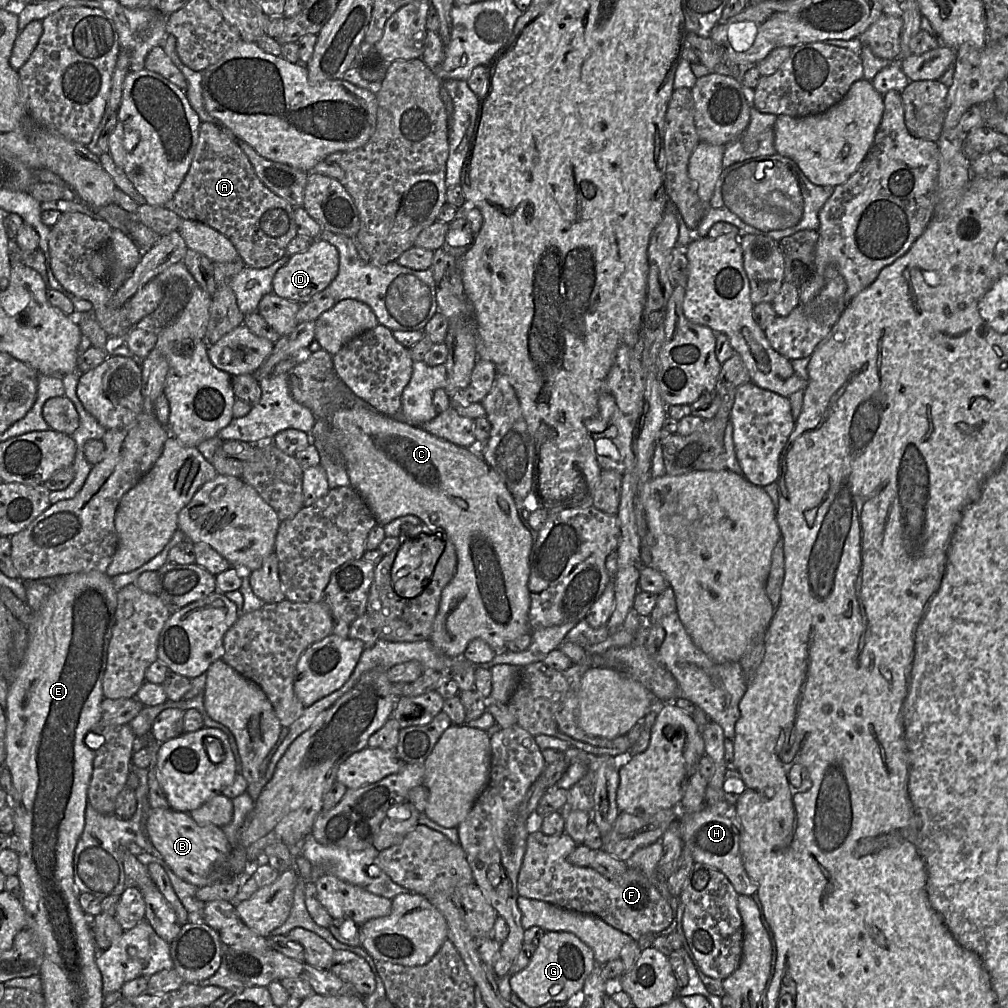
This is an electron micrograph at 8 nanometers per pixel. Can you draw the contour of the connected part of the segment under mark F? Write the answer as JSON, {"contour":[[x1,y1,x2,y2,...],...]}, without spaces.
{"contour":[[537,818,527,823,529,835,526,850,517,878,519,896,550,903,552,905,574,910,583,914,601,918,608,925,629,935,635,941,649,933,659,933,666,929,674,920,671,905,649,879,639,870,627,868,625,873,616,879,607,879,590,867,577,867,568,861,569,855,578,844,565,832,559,835,546,835,540,829]]}

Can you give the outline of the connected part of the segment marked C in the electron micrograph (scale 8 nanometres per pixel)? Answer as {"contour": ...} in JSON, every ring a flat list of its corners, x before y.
{"contour":[[323,349,308,352,287,373,288,384,292,397,300,404,309,408,318,419,328,419,330,426,341,433,341,451,343,463,350,480,350,486,354,488,365,500,378,524,385,524,404,515,414,515,420,518,428,527,443,532,454,544,457,554,457,570,453,579,443,589,439,609,433,624,433,631,429,641,449,657,464,656,468,644,474,639,482,639,487,642,495,652,507,650,507,644,518,637,531,633,529,624,530,592,528,581,530,575,530,555,533,549,533,540,529,530,519,518,518,504,508,490,499,474,490,467,481,456,473,451,460,447,452,442,439,438,423,430,419,426,384,415,364,400,351,393,351,389,340,379,334,369,333,356]]}

